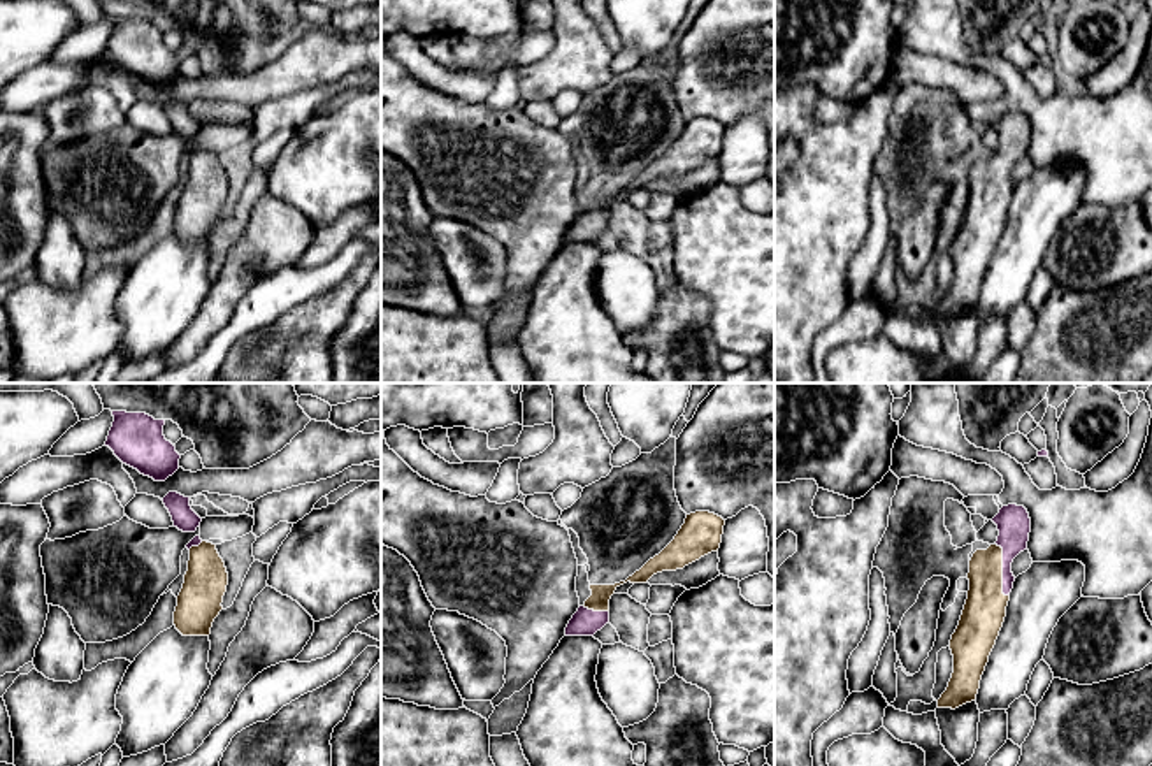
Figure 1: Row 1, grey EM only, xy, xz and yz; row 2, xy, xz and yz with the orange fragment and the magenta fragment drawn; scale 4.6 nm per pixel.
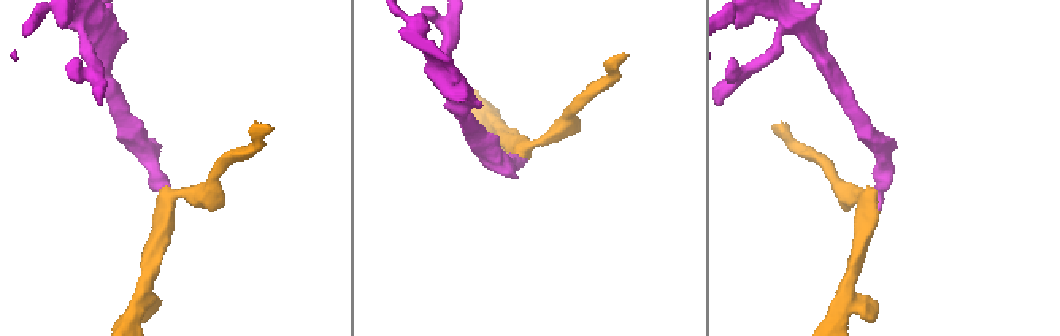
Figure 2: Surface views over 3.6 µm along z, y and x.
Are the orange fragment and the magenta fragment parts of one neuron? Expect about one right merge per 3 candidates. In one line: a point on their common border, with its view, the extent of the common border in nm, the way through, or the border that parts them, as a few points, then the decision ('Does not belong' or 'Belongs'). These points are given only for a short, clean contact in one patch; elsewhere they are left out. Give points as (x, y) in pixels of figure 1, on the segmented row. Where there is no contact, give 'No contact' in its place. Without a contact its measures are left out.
Touches orange at yz (1001, 571). Shared border 260 nm. Belongs

